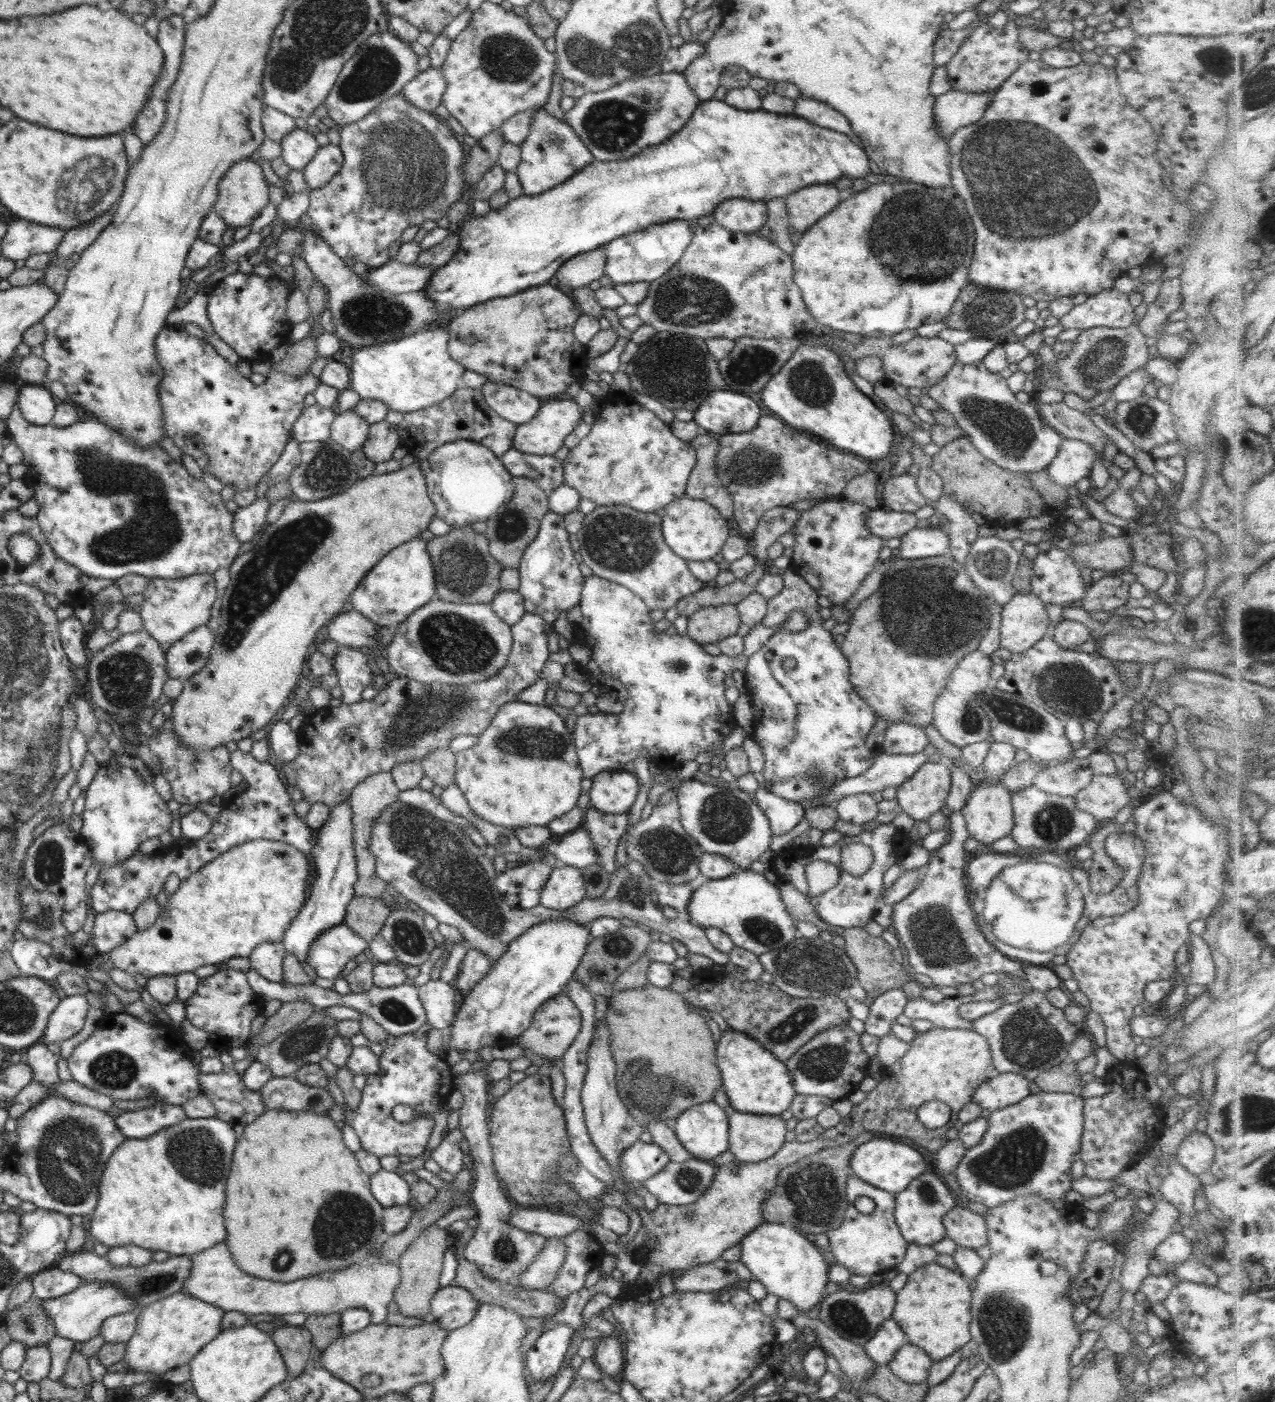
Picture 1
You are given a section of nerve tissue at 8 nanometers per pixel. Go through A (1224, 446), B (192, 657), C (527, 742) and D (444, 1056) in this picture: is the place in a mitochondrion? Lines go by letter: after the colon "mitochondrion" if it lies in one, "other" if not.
A: other
B: mitochondrion
C: mitochondrion
D: other

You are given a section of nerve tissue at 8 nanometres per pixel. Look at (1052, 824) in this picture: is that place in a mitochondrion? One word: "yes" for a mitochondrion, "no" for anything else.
yes

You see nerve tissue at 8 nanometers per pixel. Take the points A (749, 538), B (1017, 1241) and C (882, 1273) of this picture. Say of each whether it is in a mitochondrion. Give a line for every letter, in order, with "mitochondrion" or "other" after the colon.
A: other
B: other
C: other

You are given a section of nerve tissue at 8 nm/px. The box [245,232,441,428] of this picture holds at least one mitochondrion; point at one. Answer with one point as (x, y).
(366, 317)

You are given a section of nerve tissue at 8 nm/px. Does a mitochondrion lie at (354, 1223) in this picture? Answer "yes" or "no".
yes

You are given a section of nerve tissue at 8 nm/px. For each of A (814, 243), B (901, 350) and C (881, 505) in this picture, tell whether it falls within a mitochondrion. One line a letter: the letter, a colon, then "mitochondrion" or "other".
A: other
B: other
C: other

